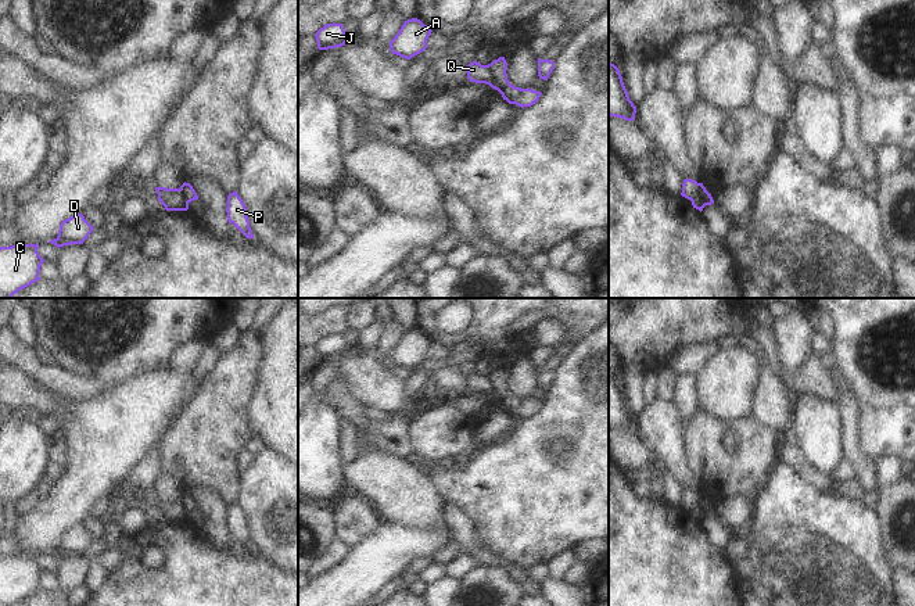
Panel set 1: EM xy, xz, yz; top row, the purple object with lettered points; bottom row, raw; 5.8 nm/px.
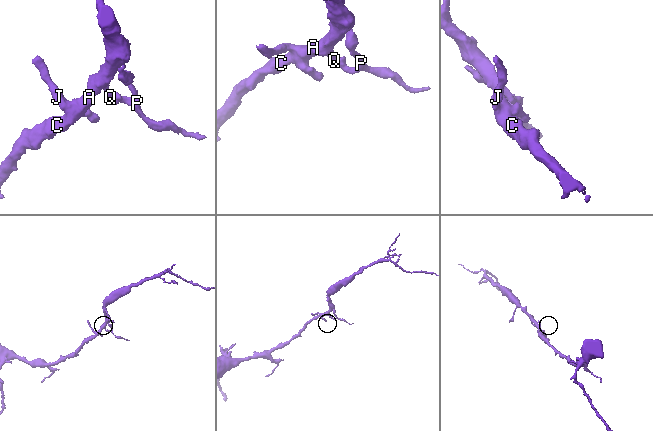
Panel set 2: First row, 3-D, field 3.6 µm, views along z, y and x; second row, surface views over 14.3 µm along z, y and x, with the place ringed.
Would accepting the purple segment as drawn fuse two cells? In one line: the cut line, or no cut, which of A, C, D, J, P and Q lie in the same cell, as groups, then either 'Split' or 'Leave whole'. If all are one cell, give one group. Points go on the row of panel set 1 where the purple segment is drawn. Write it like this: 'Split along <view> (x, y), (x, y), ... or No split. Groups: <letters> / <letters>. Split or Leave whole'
Split along xz (487, 65), (492, 79), (491, 85). Groups: A C D J Q / P. Split

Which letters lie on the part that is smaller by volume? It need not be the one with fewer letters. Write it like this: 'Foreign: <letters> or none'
Foreign: P

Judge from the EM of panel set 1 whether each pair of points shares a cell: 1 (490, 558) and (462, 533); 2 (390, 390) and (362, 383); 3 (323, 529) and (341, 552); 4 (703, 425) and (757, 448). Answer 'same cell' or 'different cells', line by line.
1: same cell
2: same cell
3: different cells
4: same cell

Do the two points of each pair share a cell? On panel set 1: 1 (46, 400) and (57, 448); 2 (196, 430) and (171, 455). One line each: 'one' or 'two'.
1: two
2: one

